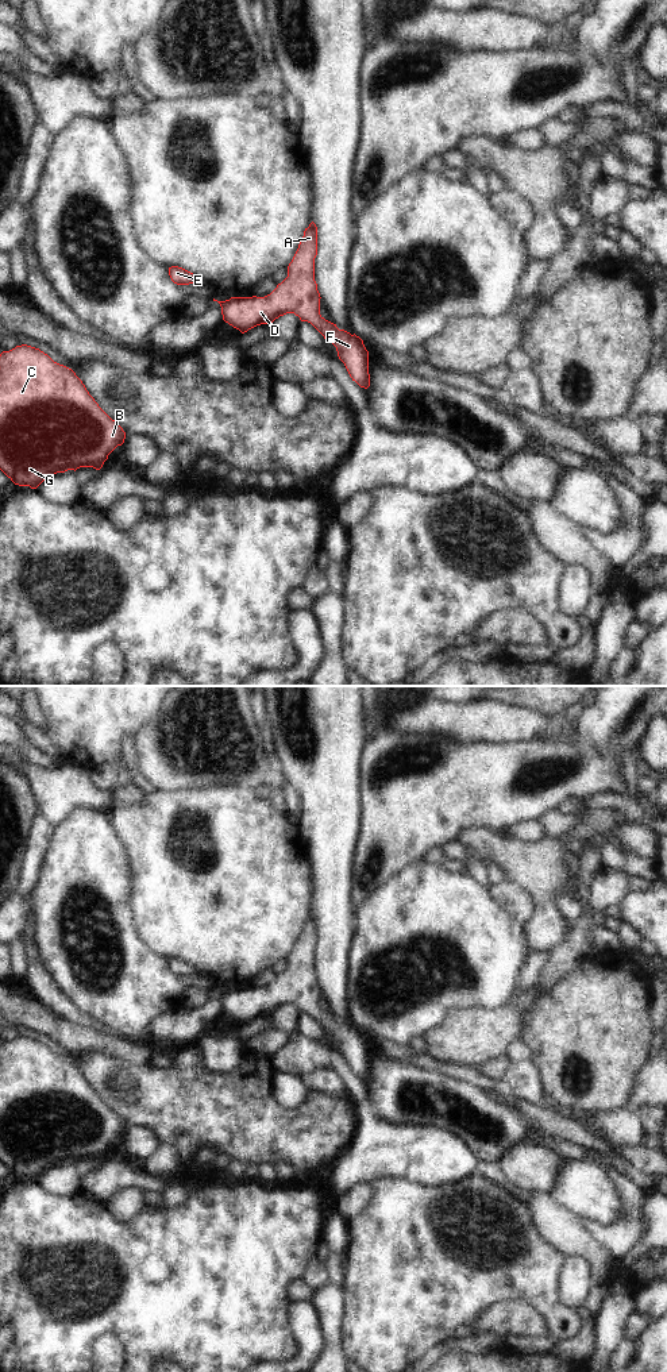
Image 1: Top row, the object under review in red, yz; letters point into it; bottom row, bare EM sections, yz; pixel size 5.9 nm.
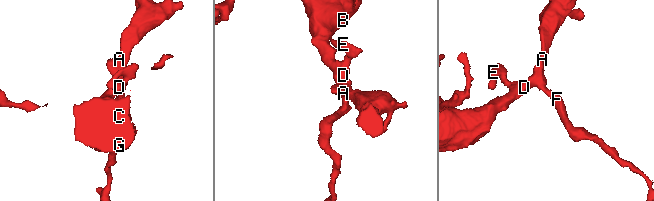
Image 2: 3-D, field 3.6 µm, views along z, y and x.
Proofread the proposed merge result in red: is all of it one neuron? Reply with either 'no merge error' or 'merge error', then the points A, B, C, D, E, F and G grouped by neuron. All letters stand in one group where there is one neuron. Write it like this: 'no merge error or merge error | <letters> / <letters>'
no merge error | A B C D E F G

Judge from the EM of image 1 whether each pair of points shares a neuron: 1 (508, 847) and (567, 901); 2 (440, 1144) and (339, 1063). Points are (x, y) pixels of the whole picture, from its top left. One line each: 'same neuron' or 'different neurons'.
1: different neurons
2: same neuron

